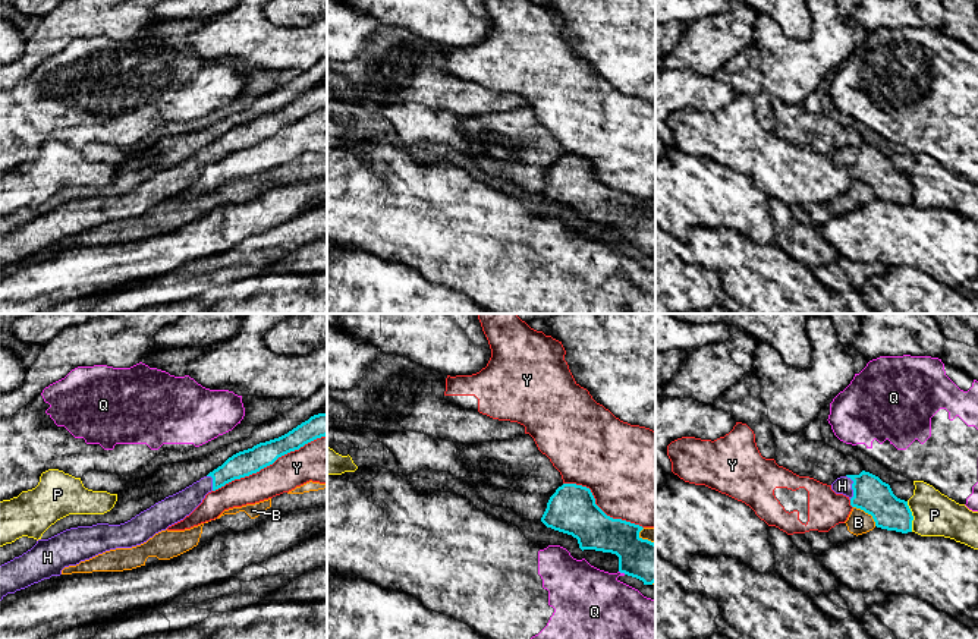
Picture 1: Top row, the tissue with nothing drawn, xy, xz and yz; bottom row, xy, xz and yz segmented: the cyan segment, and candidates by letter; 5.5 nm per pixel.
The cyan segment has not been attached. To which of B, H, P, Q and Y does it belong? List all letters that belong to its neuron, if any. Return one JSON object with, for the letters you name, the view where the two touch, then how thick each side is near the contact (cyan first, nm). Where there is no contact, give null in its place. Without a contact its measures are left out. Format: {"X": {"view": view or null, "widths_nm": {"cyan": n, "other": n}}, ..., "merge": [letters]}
{"H": {"view": "yz", "widths_nm": {"cyan": 200, "other": 100}}, "merge": ["H"]}

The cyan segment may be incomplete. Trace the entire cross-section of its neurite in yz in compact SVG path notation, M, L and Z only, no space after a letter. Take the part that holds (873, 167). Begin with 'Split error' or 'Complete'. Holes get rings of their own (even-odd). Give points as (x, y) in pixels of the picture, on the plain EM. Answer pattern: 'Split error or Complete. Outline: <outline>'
Split error. Outline: M862 142L859 147L846 147L831 155L836 166L850 171L850 177L871 186L875 198L902 205L912 204L912 183L908 173L897 170L890 157L878 148Z

